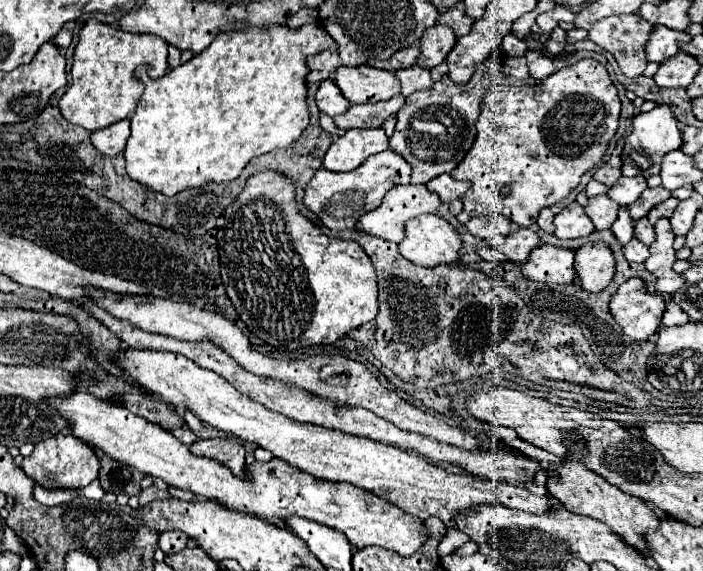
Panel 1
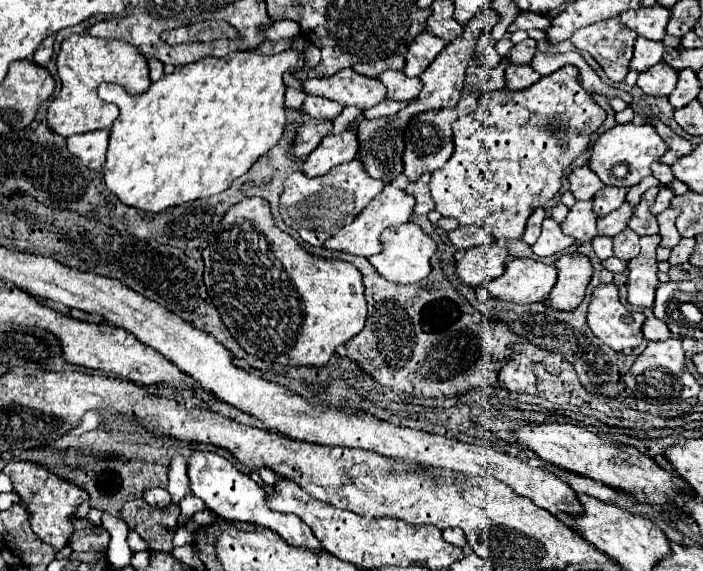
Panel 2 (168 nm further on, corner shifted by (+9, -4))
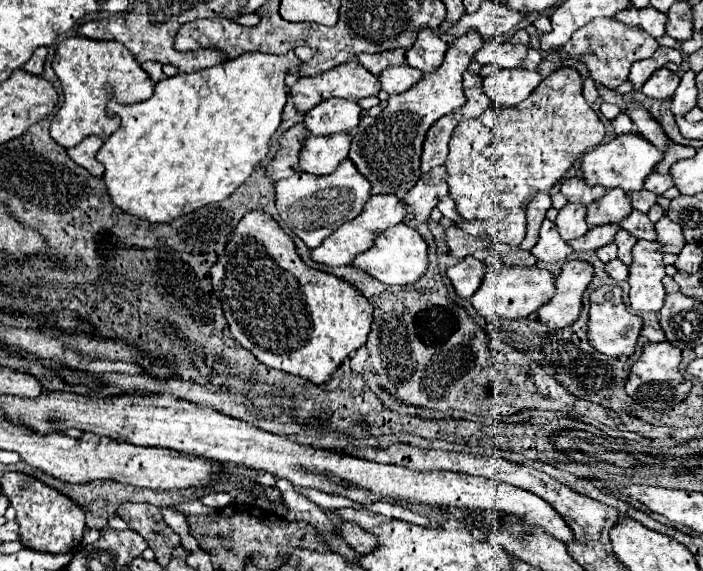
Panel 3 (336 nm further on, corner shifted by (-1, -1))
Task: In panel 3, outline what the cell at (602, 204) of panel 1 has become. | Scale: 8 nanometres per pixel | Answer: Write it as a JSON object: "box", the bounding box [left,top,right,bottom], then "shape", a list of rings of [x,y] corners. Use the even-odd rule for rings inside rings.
{"box":[556,204,588,242],"shape":[[[566,204],[556,218],[556,228],[560,232],[560,238],[564,242],[570,242],[574,238],[580,238],[588,232],[588,224],[584,220],[586,216],[586,208],[580,204]]]}

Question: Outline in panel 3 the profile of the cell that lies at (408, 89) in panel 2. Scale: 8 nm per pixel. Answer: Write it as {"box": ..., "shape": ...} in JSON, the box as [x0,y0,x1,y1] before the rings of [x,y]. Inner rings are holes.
{"box":[378,64,422,94],"shape":[[[408,64],[390,66],[378,76],[380,88],[388,94],[402,94],[408,88],[412,88],[412,84],[416,84],[420,78],[422,78],[422,72],[408,66]]]}

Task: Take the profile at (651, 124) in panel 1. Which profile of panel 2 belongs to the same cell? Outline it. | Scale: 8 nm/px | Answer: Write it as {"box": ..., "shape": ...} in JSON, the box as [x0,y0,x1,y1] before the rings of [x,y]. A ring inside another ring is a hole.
{"box":[590,123,668,187],"shape":[[[624,123],[624,125],[614,125],[612,129],[604,131],[596,145],[594,153],[590,157],[590,167],[592,171],[604,181],[604,185],[616,185],[616,187],[632,187],[638,185],[644,177],[652,175],[650,165],[654,161],[660,161],[660,157],[668,151],[666,141],[656,133],[654,125],[642,123]]]}

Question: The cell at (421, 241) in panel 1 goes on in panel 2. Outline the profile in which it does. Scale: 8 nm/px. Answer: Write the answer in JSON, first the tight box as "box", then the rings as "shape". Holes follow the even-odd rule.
{"box":[368,223,438,283],"shape":[[[404,223],[404,225],[398,225],[398,227],[386,229],[382,233],[382,245],[384,245],[384,249],[378,255],[368,257],[368,261],[388,281],[394,281],[394,283],[418,283],[420,279],[430,275],[430,271],[432,271],[430,259],[432,259],[432,255],[436,253],[438,247],[436,247],[436,241],[428,233],[424,233],[416,223]]]}

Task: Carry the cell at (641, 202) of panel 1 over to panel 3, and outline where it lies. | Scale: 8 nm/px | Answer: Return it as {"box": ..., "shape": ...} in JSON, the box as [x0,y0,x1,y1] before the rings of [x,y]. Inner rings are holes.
{"box":[570,224,620,252],"shape":[[[606,224],[606,226],[596,226],[592,230],[588,230],[582,238],[576,238],[570,242],[570,246],[578,252],[578,250],[598,250],[606,244],[610,244],[614,240],[614,234],[618,232],[620,226],[616,224]]]}

